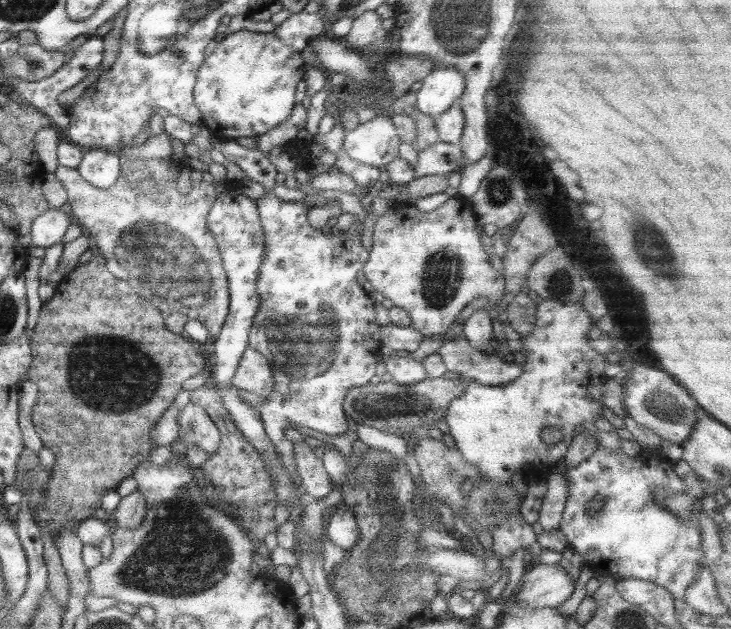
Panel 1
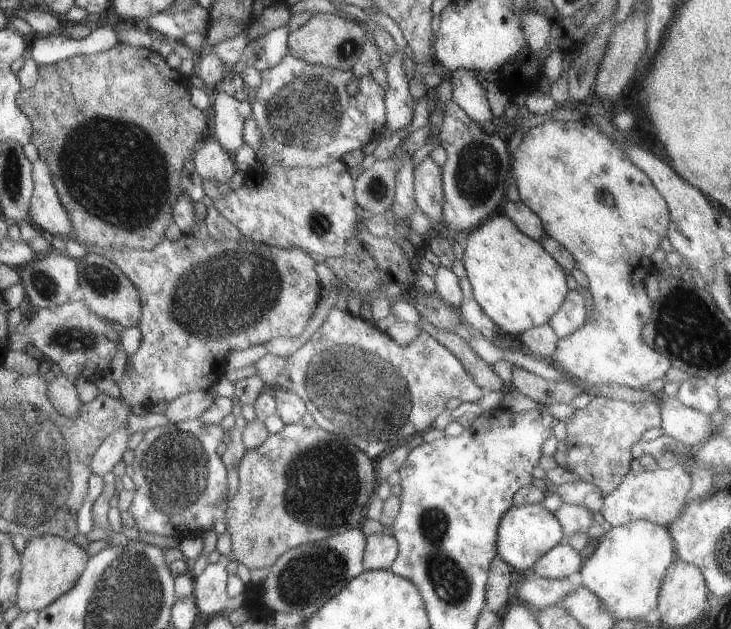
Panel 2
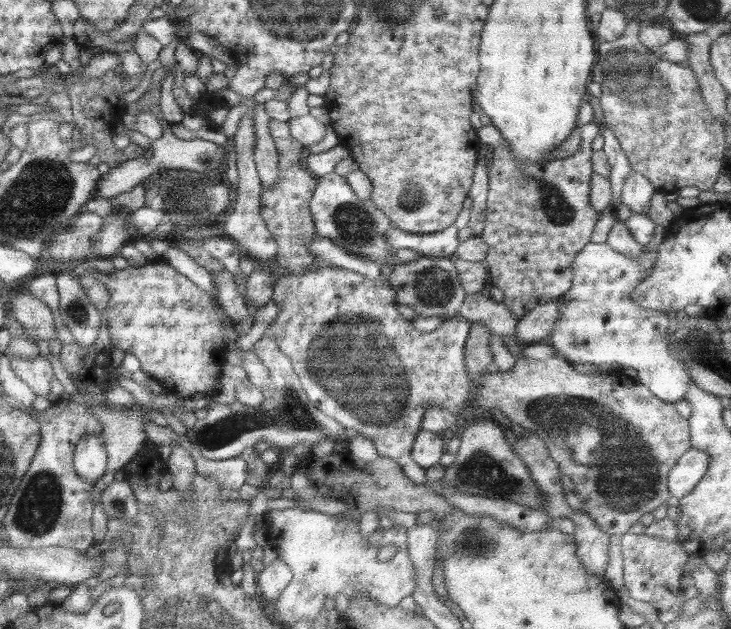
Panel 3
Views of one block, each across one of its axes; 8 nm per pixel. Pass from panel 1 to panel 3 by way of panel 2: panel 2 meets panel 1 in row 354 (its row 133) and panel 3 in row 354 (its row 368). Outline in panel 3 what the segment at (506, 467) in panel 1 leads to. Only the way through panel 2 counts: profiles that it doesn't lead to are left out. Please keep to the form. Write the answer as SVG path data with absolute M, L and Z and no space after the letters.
M588 242L581 248L581 250L575 255L575 258L572 262L572 279L570 287L567 289L567 292L561 294L557 299L559 299L559 305L557 305L557 310L559 310L559 316L556 320L556 323L553 325L550 336L547 338L546 343L551 345L551 348L561 356L561 358L572 363L581 363L581 364L594 364L597 366L605 366L608 364L615 365L619 369L623 370L625 368L633 368L636 375L636 381L643 386L646 386L653 396L656 396L659 400L666 403L674 403L676 400L681 400L685 394L689 379L688 374L686 373L686 368L683 366L681 361L677 361L669 355L669 349L667 349L667 344L669 339L667 338L667 327L669 326L669 319L665 313L657 311L647 311L637 307L635 303L630 299L629 293L632 291L632 288L635 288L635 285L641 282L641 278L647 276L647 269L651 266L651 259L653 258L653 253L646 253L646 247L642 250L642 254L638 258L627 258L618 252L615 252L612 248L609 248L605 243Z

